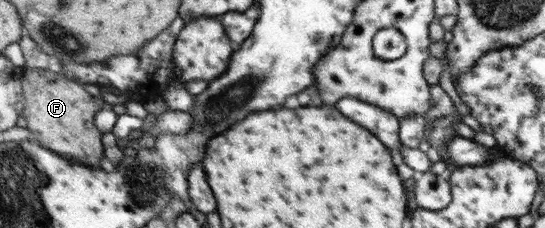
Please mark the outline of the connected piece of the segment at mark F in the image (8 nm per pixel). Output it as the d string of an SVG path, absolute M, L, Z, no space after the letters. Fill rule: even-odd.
M29 68L22 78L26 100L24 117L27 127L41 145L47 145L47 149L65 155L69 159L81 161L90 168L99 168L99 159L104 153L101 134L96 130L92 119L95 113L101 109L101 98L91 96L83 84L74 79L69 80L60 72L53 72L41 68Z

